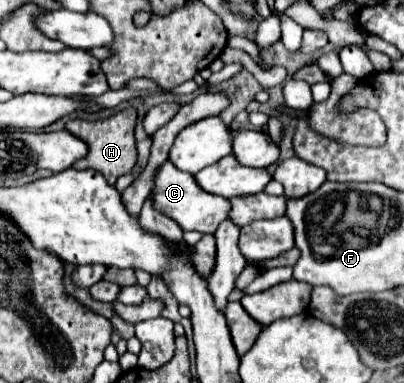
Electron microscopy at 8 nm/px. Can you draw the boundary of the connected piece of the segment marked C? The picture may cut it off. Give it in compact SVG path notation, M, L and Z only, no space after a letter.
M166 160L156 170L150 198L152 198L152 206L156 206L156 210L160 210L160 214L168 214L168 218L172 218L184 232L192 230L192 232L202 232L202 234L214 234L218 224L222 220L226 220L228 210L230 210L230 202L226 198L208 194L208 192L196 188L194 176L188 172L176 170L176 166L172 166L170 160Z

